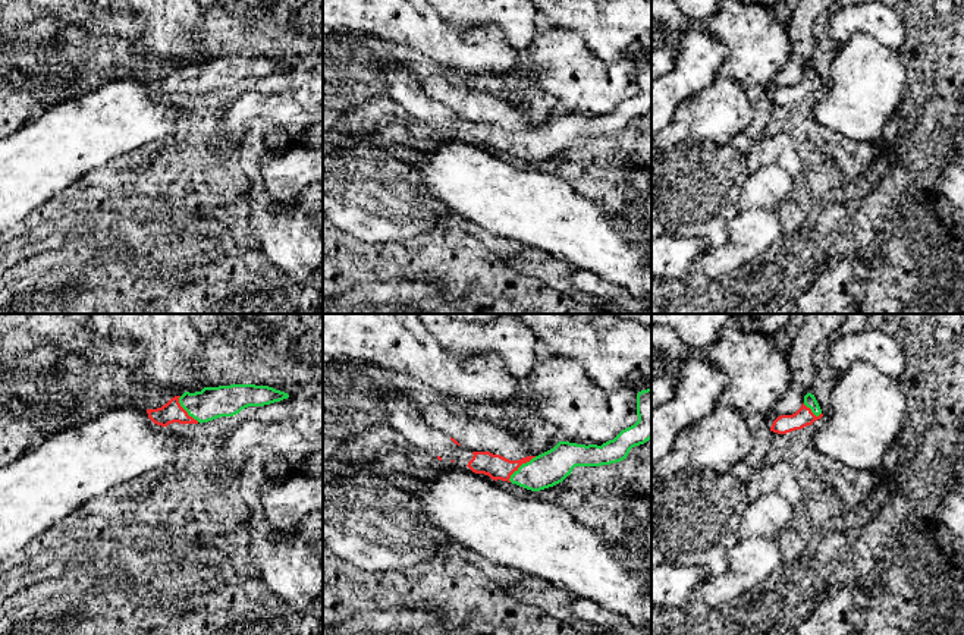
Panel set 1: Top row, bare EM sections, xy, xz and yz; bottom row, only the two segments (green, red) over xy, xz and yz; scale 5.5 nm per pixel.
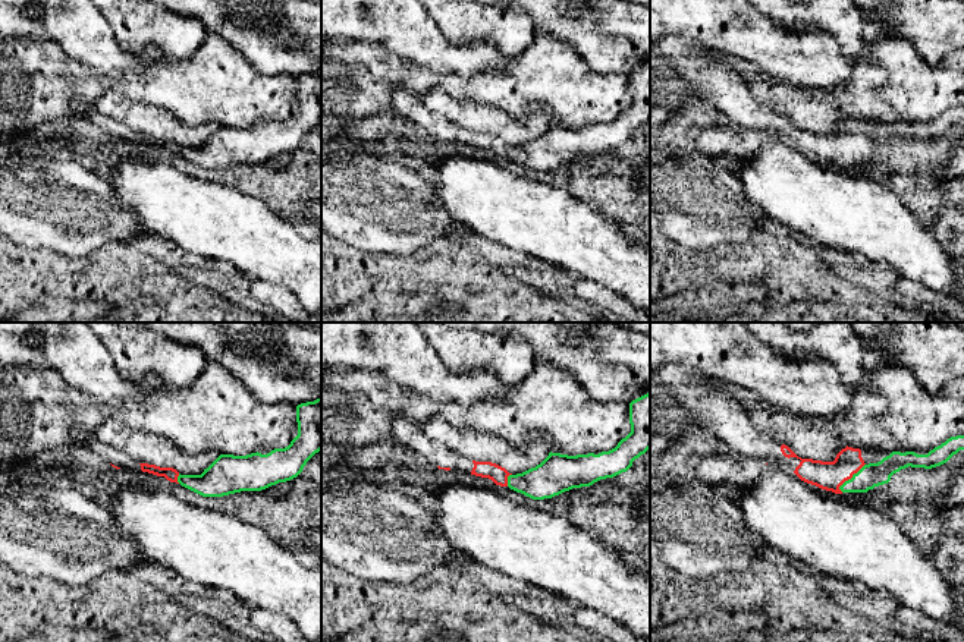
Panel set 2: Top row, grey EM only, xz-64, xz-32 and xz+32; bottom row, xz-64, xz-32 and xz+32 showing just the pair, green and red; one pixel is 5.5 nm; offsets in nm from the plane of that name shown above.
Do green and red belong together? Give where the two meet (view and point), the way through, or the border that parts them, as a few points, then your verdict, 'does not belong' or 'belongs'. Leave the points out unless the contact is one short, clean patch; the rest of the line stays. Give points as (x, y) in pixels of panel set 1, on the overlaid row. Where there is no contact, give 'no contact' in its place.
xz (521, 465) | across xz (552, 467), (521, 465), (496, 467) | belongs

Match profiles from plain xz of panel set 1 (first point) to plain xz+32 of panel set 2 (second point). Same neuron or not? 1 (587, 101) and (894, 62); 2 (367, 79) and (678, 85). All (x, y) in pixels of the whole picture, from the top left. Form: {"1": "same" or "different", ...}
{"1": "same", "2": "same"}

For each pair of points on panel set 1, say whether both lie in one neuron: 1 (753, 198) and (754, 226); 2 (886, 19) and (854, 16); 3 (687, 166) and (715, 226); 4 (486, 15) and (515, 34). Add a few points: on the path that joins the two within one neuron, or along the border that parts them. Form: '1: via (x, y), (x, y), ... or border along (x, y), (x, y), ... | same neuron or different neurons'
1: border along (773, 210), (747, 208), (738, 211) | different neurons
2: via (879, 15), (862, 16) | same neuron
3: via (688, 181), (705, 211) | same neuron
4: via (493, 15), (508, 27) | same neuron

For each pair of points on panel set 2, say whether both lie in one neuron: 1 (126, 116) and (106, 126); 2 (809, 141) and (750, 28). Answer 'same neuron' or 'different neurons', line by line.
1: different neurons
2: different neurons

